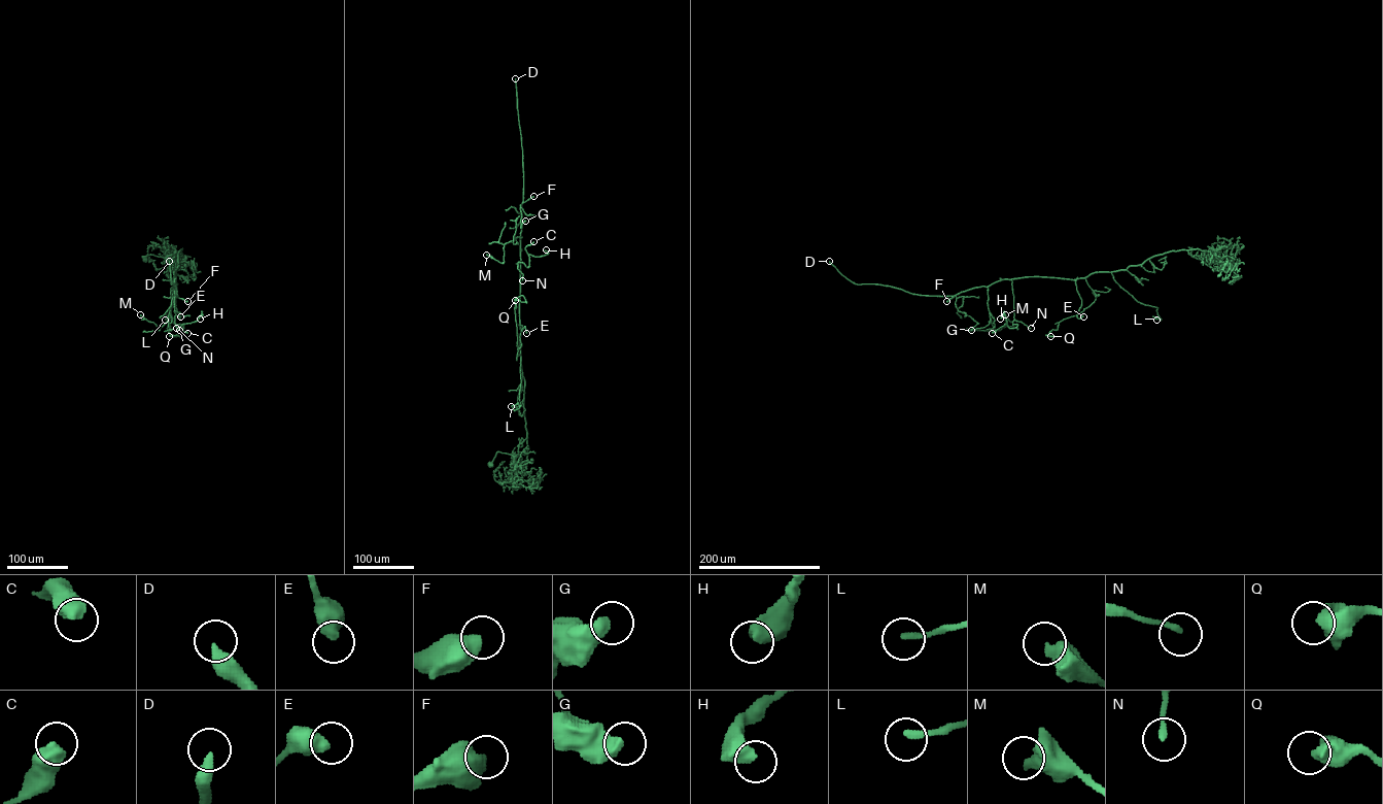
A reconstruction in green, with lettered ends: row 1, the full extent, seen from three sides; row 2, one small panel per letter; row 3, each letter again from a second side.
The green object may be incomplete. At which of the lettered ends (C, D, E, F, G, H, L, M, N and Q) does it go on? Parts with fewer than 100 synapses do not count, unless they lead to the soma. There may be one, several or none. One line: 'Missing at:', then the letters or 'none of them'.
Missing at: D

